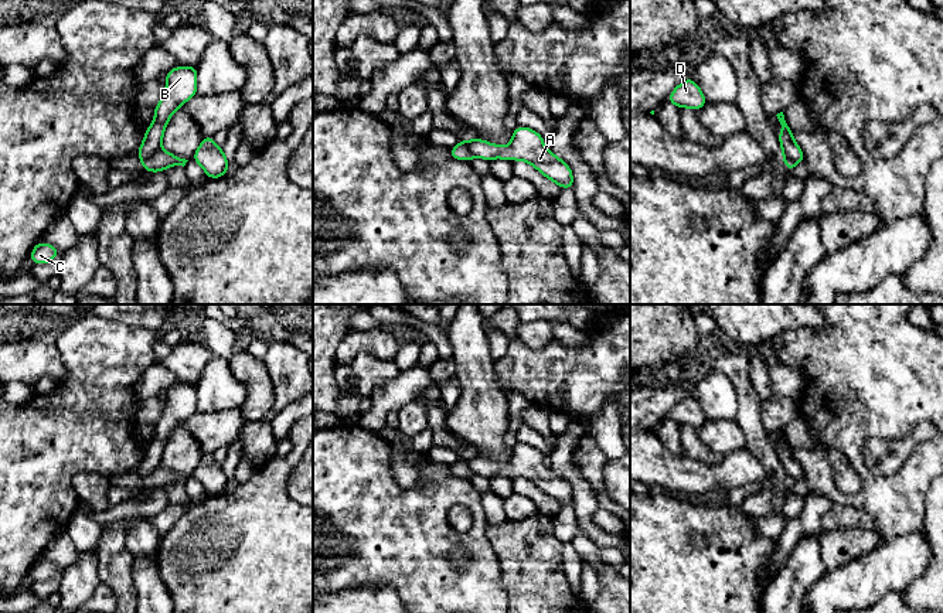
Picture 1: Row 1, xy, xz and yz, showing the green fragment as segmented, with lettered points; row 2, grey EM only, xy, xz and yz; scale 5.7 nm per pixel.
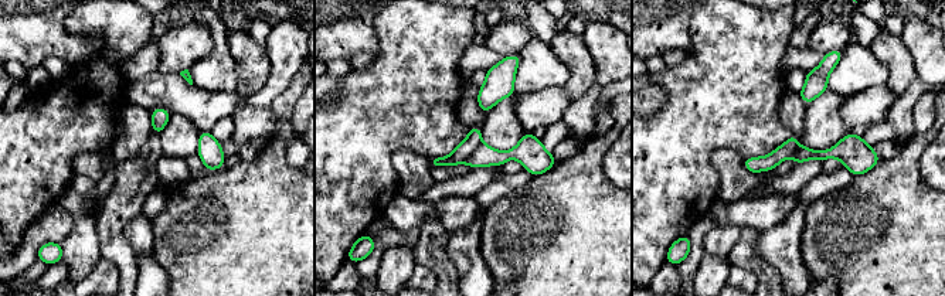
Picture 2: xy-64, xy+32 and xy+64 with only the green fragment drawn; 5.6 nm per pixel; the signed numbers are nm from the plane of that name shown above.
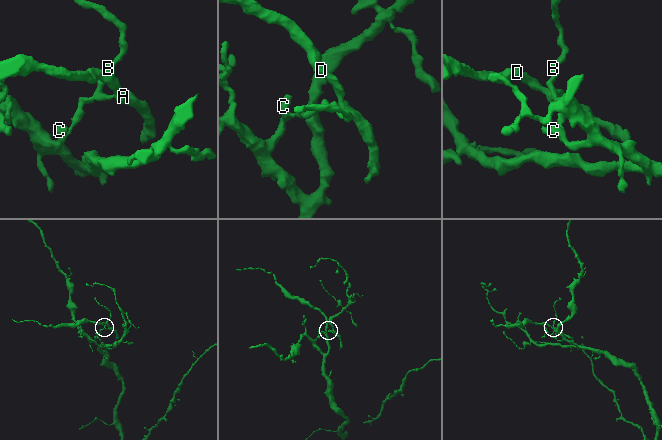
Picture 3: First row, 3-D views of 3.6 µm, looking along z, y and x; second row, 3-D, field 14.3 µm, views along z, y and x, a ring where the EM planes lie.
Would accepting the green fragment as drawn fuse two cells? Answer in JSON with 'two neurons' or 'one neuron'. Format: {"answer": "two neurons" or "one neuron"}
{"answer": "two neurons"}

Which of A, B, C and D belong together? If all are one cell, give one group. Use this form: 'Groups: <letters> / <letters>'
Groups: A D / B C

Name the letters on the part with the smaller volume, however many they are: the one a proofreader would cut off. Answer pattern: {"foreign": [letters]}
{"foreign": ["A", "D"]}

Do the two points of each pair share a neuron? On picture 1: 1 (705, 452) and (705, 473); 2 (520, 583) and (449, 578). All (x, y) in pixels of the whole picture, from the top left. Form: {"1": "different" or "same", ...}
{"1": "different", "2": "different"}

